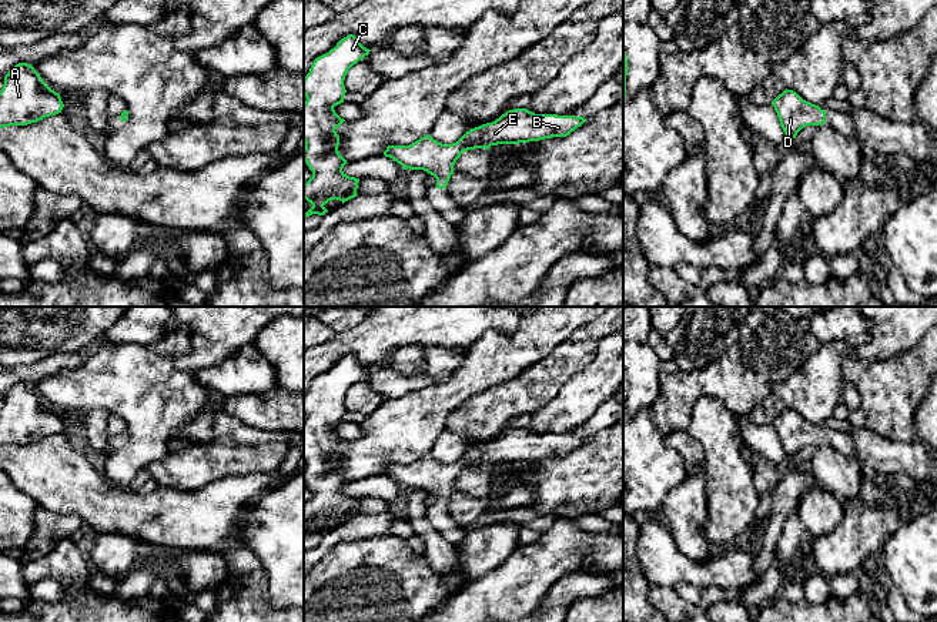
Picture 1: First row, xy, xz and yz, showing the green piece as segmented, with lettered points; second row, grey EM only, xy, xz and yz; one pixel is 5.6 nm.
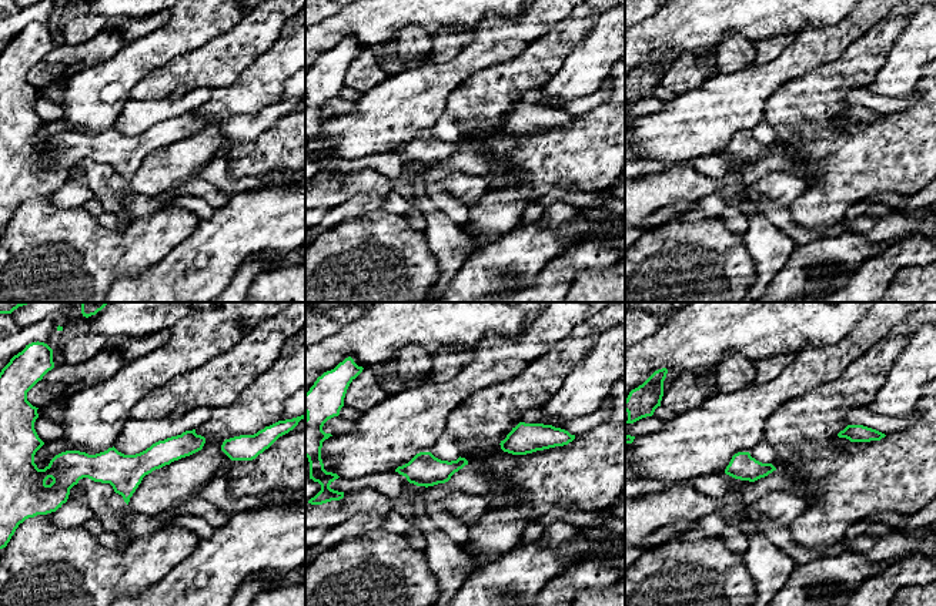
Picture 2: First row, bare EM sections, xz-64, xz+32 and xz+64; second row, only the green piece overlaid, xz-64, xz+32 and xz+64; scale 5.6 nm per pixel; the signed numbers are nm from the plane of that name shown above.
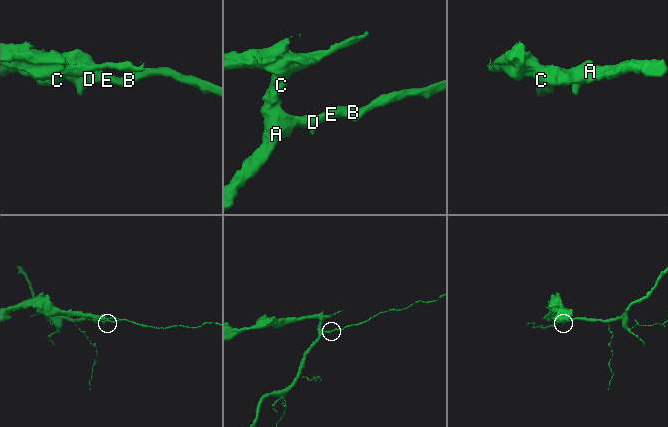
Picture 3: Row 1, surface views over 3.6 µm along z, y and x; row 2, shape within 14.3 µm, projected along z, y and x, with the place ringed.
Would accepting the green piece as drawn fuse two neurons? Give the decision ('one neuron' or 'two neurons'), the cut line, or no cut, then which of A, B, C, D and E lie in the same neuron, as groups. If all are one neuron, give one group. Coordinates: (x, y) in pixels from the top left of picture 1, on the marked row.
one neuron | no cut | A B C D E

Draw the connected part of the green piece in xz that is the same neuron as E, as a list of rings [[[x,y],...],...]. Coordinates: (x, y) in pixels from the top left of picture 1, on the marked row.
[[[513,108],[492,123],[471,128],[456,143],[442,144],[428,134],[409,146],[388,146],[384,156],[404,170],[426,171],[436,178],[436,188],[446,188],[454,165],[464,151],[566,137],[585,121],[585,117],[535,114],[528,108]]]

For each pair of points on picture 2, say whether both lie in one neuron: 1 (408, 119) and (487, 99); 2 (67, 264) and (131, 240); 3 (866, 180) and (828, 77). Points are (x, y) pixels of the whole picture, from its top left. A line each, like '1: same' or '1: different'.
1: different
2: same
3: same

